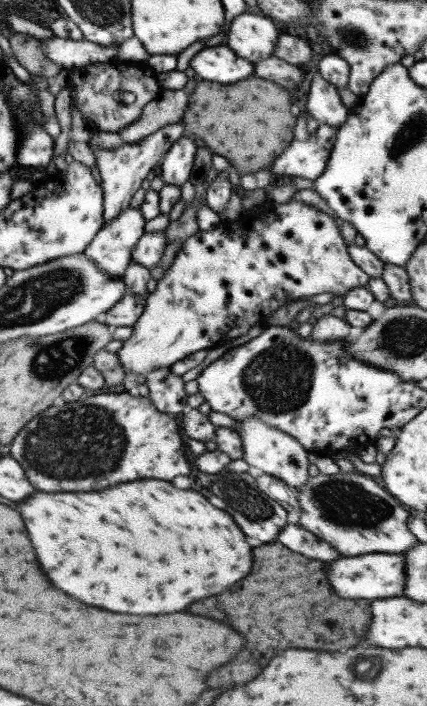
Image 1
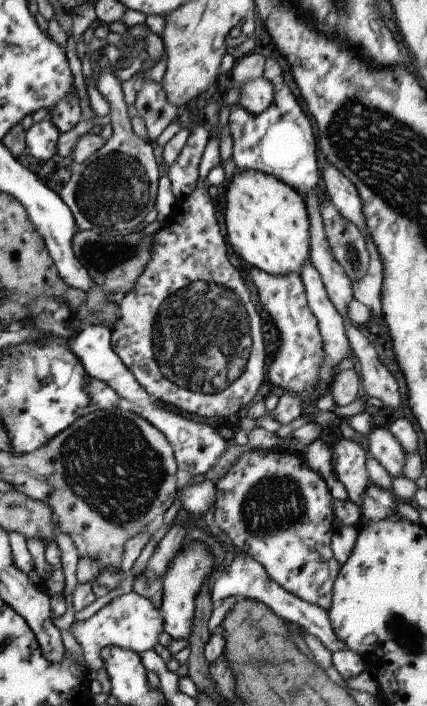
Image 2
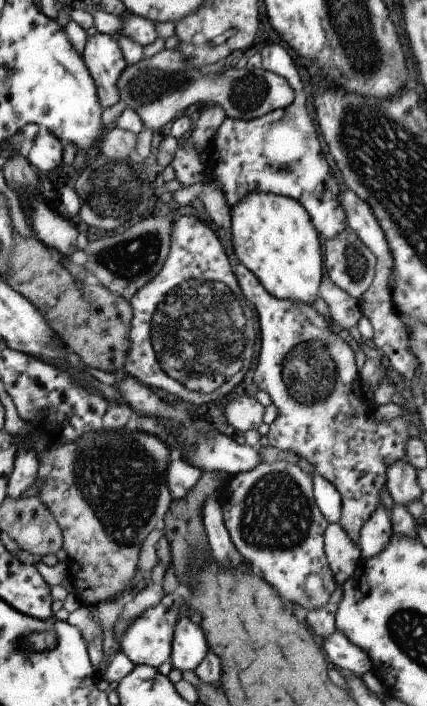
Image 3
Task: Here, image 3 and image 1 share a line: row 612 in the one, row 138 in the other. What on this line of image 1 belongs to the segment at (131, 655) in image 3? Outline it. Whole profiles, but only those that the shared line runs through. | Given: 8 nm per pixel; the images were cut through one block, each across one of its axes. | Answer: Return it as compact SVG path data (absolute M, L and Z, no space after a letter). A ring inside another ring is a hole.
M181 123L165 124L159 130L155 130L151 136L139 139L135 144L122 143L117 148L110 150L93 149L95 165L99 172L99 186L102 188L102 217L104 222L113 220L120 210L128 206L133 193L140 188L141 182L147 178L149 170L160 164L162 156L169 147L179 138L183 137L184 130Z

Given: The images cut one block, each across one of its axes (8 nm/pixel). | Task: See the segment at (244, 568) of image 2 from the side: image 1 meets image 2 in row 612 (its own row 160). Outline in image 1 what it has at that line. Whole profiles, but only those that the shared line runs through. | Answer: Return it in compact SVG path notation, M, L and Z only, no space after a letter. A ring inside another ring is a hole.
M319 125L305 140L295 140L273 159L269 171L279 176L315 180L325 168L337 127Z

